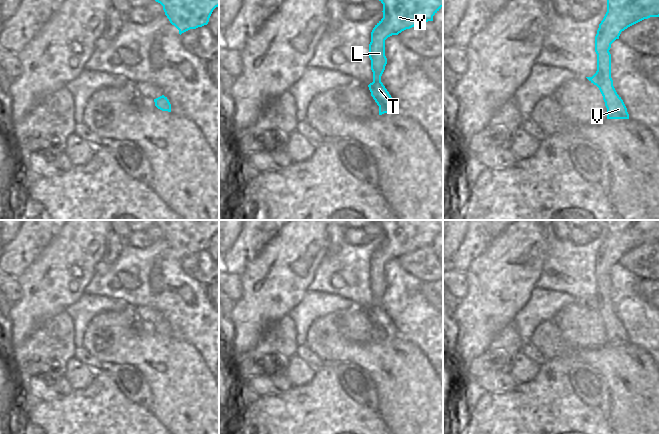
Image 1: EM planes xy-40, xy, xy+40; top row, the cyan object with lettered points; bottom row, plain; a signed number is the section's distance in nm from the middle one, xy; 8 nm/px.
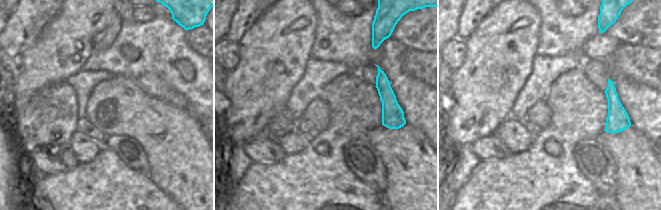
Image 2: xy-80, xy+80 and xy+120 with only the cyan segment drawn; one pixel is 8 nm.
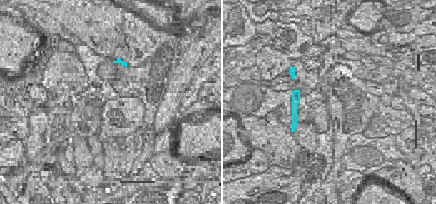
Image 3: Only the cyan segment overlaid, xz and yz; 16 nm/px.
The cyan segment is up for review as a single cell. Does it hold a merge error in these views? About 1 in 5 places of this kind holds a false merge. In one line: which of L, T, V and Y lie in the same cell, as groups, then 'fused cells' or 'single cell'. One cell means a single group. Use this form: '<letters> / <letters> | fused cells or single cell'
L T V Y | single cell

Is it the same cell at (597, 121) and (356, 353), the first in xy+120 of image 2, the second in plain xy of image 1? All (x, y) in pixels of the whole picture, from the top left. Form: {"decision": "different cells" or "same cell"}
{"decision": "different cells"}

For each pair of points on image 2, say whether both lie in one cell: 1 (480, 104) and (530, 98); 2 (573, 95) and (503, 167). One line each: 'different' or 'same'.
1: different
2: same

